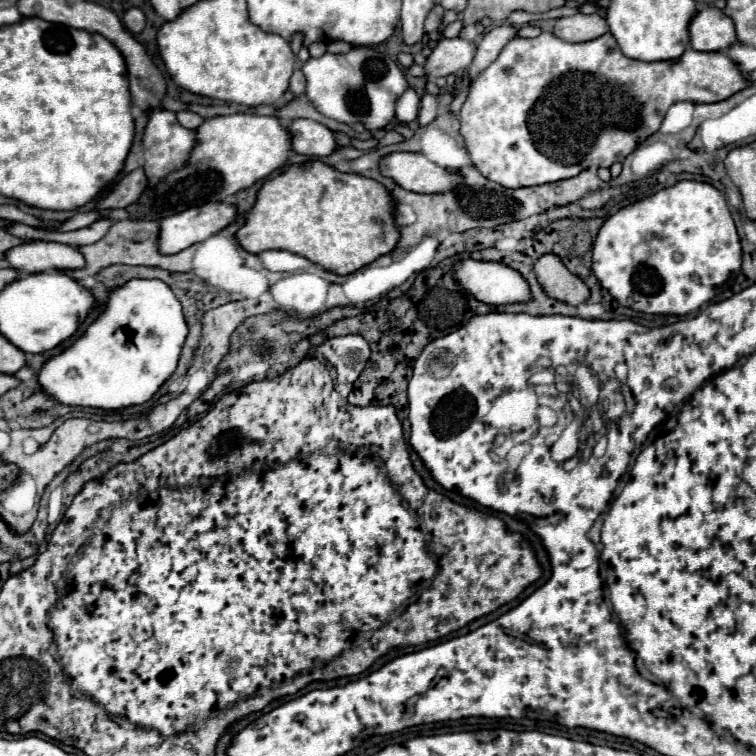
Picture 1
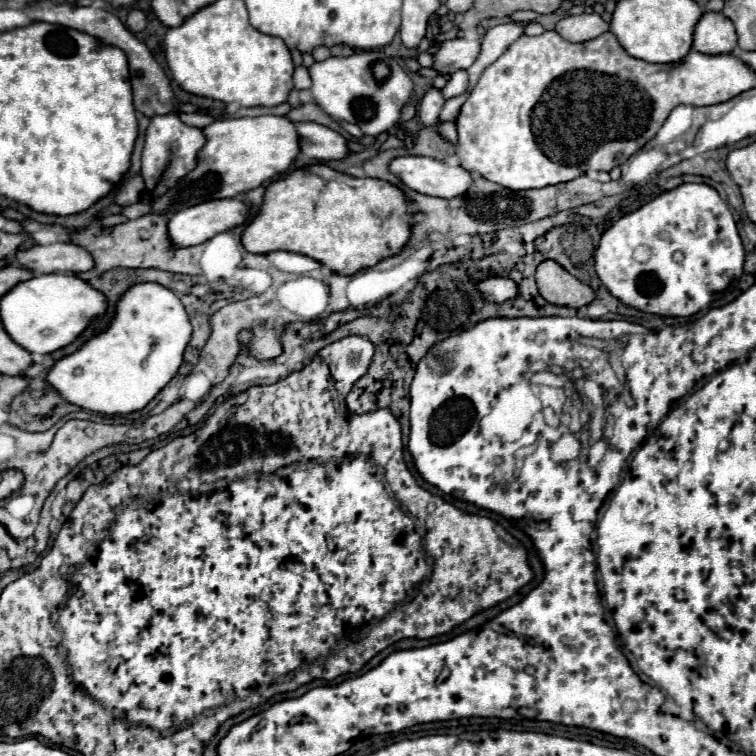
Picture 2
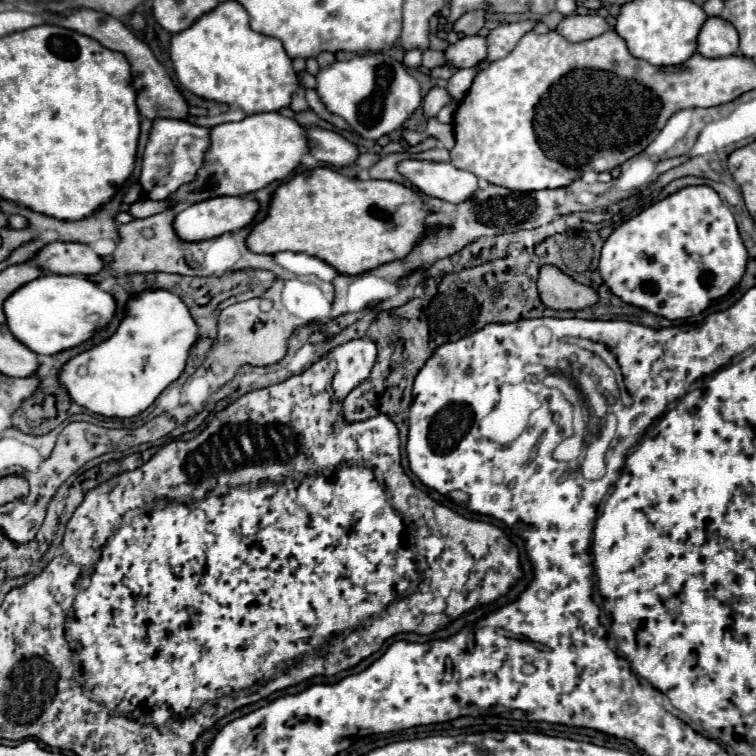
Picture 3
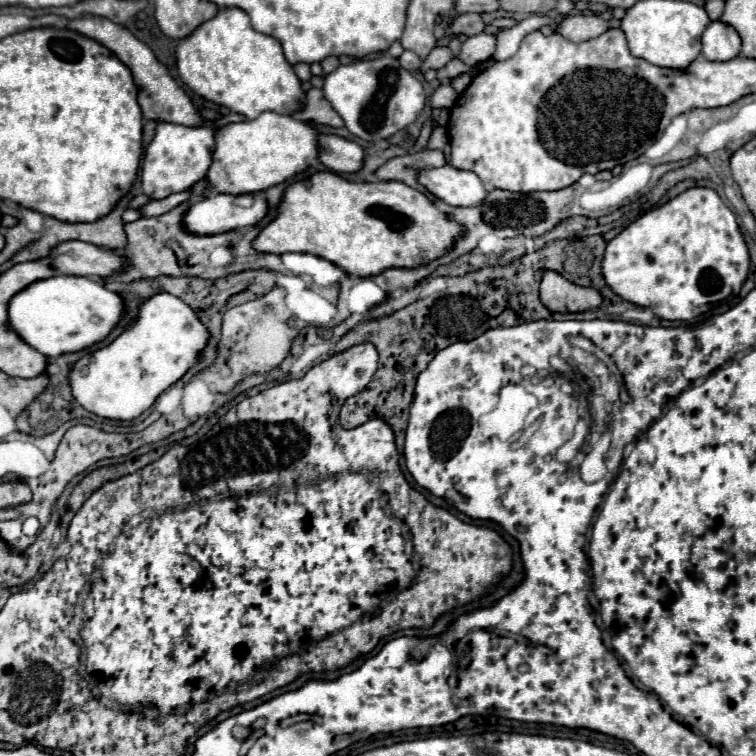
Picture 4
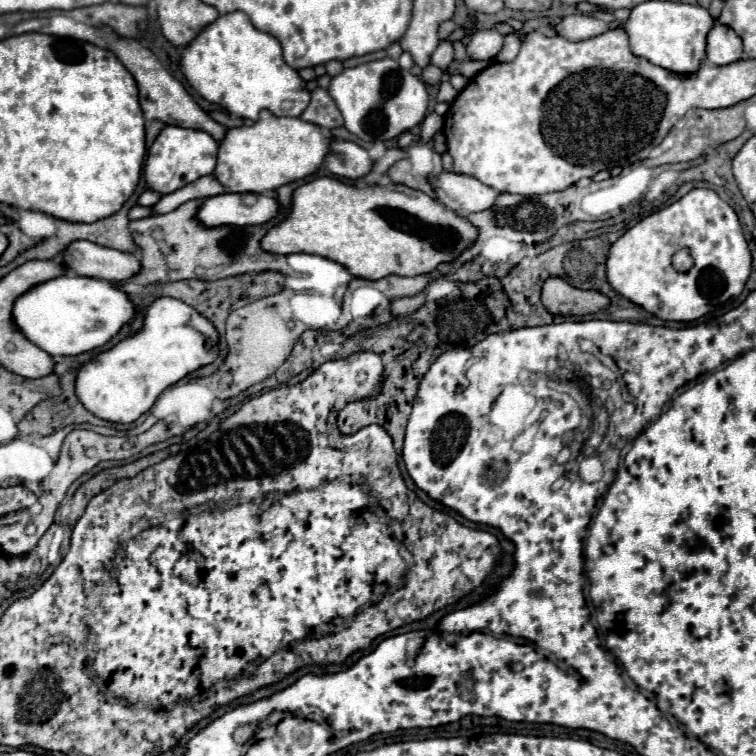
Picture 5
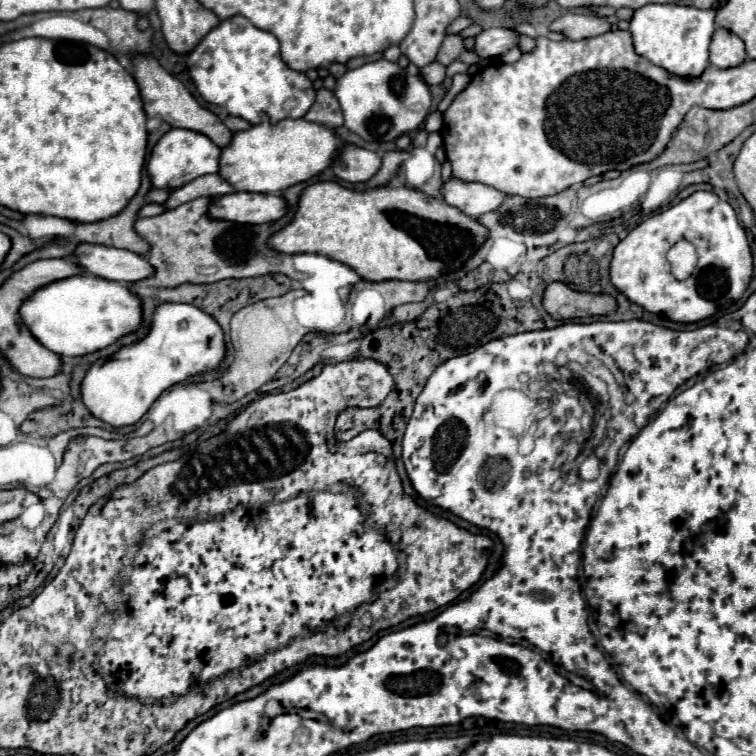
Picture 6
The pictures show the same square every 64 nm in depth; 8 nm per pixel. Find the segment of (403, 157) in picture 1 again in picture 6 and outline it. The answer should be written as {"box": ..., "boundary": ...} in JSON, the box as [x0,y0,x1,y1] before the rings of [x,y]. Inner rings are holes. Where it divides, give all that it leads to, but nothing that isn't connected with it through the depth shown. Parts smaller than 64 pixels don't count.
{"box":[440,176,506,218],"boundary":[[[452,176],[446,182],[442,182],[440,194],[446,204],[458,208],[460,212],[472,218],[478,218],[486,212],[496,210],[506,198],[502,192],[498,192],[492,186],[476,184],[476,182],[464,184],[464,180],[456,180]]]}

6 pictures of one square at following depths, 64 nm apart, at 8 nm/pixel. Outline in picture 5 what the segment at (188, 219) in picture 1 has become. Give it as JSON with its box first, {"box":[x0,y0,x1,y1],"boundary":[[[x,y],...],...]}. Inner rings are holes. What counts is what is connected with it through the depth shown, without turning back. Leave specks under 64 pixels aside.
{"box":[196,194,278,228],"boundary":[[[218,194],[202,200],[196,220],[206,228],[264,224],[278,212],[278,202],[270,194]]]}

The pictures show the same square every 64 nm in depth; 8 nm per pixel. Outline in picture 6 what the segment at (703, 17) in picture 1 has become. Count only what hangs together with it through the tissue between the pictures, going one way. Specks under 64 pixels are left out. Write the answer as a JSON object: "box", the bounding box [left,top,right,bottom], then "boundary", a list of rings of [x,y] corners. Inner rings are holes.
{"box":[710,28,746,68],"boundary":[[[716,28],[710,42],[710,64],[716,68],[732,68],[746,60],[744,42],[726,28]]]}

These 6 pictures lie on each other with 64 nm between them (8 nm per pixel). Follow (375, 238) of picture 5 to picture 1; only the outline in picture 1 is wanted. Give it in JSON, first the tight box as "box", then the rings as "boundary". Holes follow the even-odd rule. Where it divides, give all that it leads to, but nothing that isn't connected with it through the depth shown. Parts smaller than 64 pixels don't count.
{"box":[236,160,400,276],"boundary":[[[308,160],[302,164],[292,164],[274,178],[264,180],[254,206],[248,210],[244,224],[236,232],[236,240],[250,254],[264,250],[286,250],[308,258],[328,272],[348,276],[368,266],[378,256],[392,252],[400,240],[400,232],[392,216],[392,198],[380,182],[360,174],[338,172],[322,160]]]}

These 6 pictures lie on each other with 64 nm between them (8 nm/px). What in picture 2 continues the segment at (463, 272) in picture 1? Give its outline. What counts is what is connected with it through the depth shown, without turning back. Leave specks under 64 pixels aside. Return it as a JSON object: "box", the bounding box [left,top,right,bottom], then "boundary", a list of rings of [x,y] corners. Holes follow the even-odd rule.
{"box":[474,274,518,302],"boundary":[[[490,274],[482,280],[476,280],[474,284],[480,288],[480,294],[488,302],[506,302],[518,296],[518,284],[502,274]]]}

